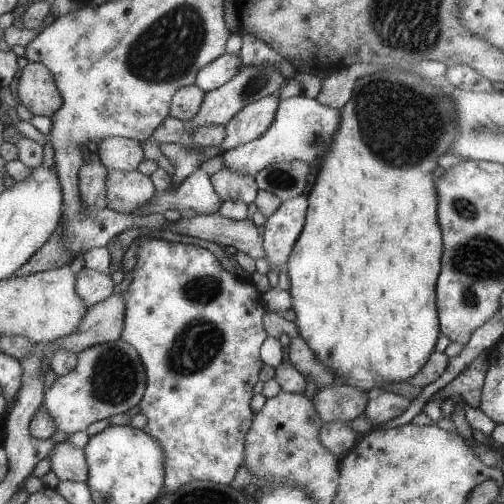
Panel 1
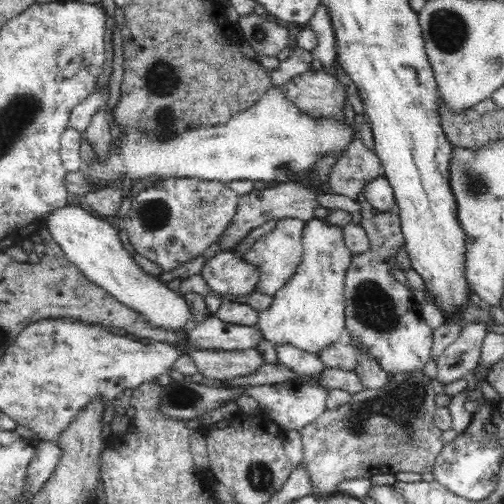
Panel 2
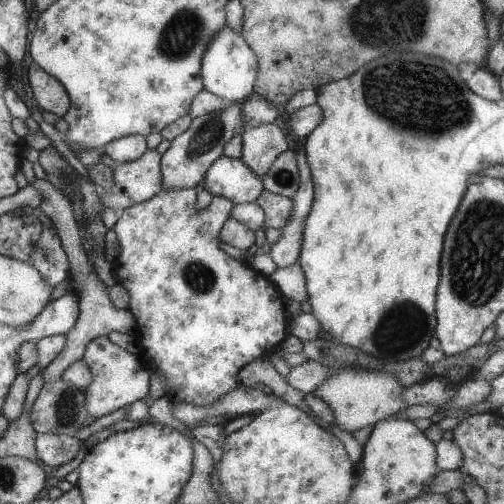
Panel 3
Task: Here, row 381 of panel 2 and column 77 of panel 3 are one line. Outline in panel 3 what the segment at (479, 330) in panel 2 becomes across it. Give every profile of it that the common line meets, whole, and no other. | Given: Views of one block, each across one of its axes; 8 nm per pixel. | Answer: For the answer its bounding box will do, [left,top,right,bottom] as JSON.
[35,434,83,468]

